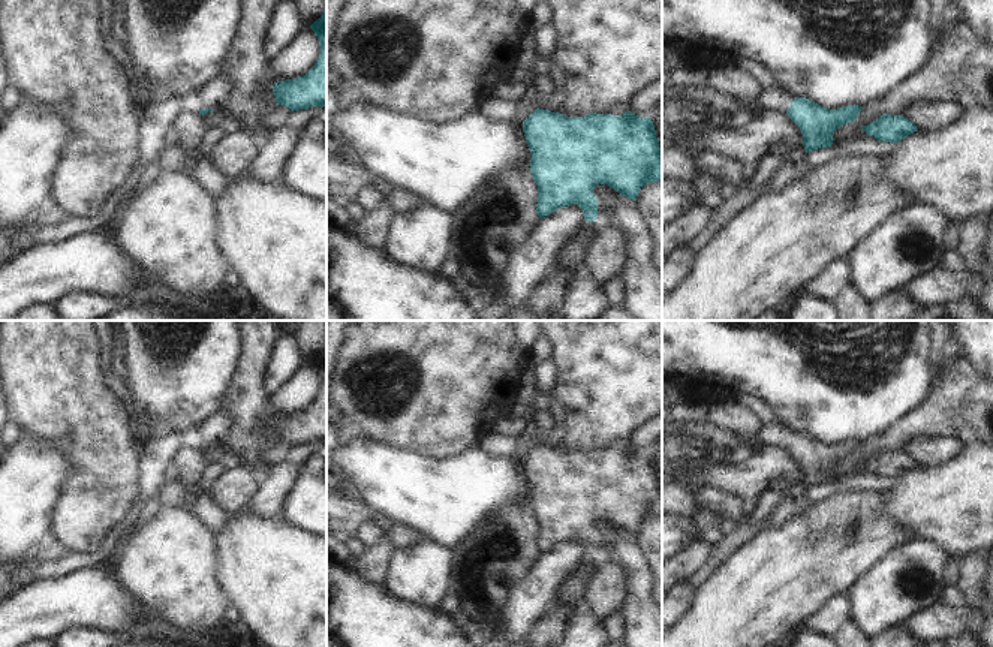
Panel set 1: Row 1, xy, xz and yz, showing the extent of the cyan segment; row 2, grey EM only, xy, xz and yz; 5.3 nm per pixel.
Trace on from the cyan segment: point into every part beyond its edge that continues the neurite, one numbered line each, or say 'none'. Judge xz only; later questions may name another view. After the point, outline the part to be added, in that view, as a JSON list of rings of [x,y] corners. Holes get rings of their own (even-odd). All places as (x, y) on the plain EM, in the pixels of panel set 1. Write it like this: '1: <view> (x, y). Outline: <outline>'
1: xz (492, 444). Outline: [[[488,431],[481,437],[478,446],[487,455],[505,457],[514,454],[517,449],[521,449],[526,455],[535,443],[527,440],[523,433],[515,437],[509,437]]]

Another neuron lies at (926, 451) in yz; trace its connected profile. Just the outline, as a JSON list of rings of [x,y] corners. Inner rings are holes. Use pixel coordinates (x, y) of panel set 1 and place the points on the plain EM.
[[[917,436],[903,443],[903,452],[918,466],[938,466],[953,460],[965,446],[966,443],[957,439]]]

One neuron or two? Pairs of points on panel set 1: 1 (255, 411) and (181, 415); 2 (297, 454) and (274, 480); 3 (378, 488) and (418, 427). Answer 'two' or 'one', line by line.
1: two
2: one
3: two

